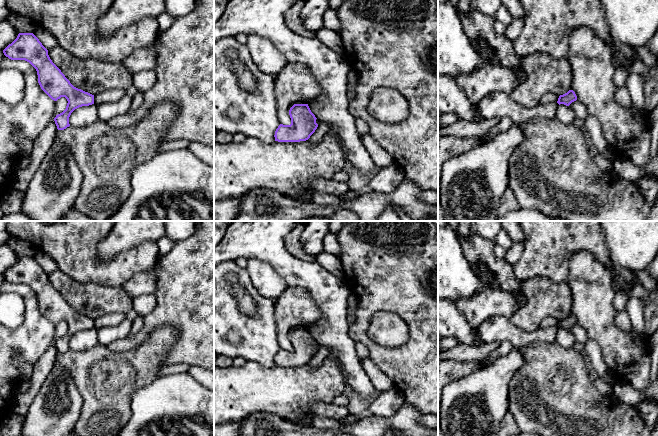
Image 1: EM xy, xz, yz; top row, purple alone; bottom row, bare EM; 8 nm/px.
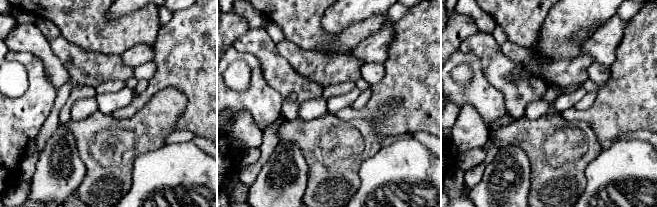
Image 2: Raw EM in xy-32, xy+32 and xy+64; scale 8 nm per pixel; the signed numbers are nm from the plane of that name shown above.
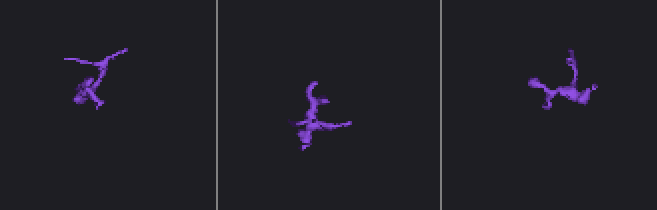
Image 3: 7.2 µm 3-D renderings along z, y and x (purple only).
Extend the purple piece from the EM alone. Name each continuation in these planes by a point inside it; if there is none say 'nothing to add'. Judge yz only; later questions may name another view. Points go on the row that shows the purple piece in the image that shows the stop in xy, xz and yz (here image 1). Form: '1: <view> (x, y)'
nothing to add

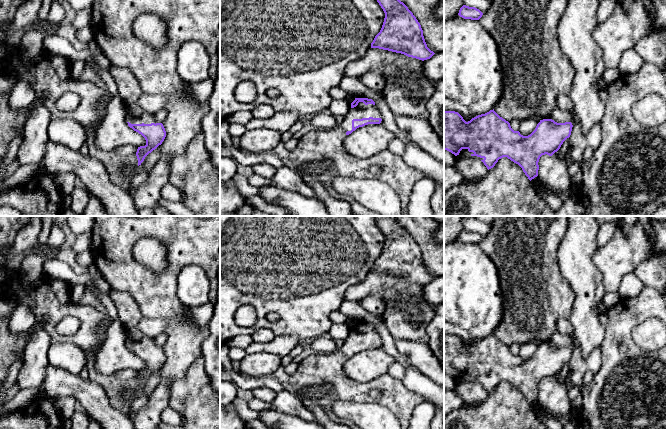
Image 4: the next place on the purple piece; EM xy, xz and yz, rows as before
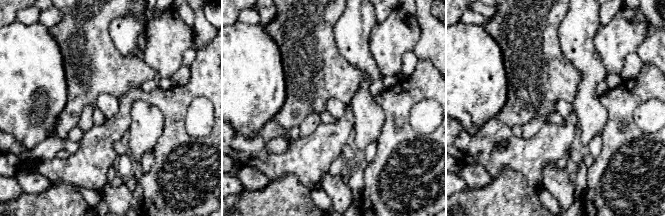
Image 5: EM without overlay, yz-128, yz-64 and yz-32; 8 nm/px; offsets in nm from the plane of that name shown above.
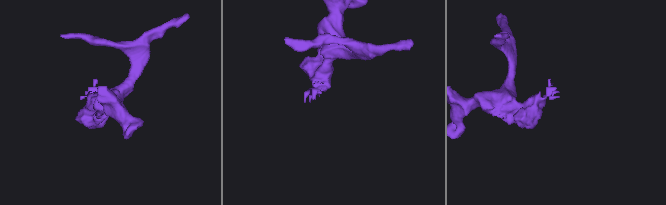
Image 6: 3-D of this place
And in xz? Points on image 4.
1: xz (317, 145)

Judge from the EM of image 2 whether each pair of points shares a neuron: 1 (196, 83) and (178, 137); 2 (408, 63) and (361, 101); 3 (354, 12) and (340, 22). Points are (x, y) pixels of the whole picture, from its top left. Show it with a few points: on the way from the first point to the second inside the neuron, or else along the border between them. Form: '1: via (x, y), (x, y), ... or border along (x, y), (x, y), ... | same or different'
1: border along (176, 129), (186, 129), (195, 135) | different
2: border along (371, 88), (371, 97), (362, 107), (351, 106) | different
3: via (351, 12), (343, 19) | same

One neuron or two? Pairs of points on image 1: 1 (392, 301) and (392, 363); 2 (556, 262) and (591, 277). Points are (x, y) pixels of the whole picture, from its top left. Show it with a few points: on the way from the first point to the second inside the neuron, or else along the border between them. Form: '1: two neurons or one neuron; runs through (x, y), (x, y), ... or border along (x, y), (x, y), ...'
1: one neuron; runs through (408, 315), (414, 321), (414, 341), (408, 347)
2: two neurons; border along (583, 249), (571, 254), (566, 281)

